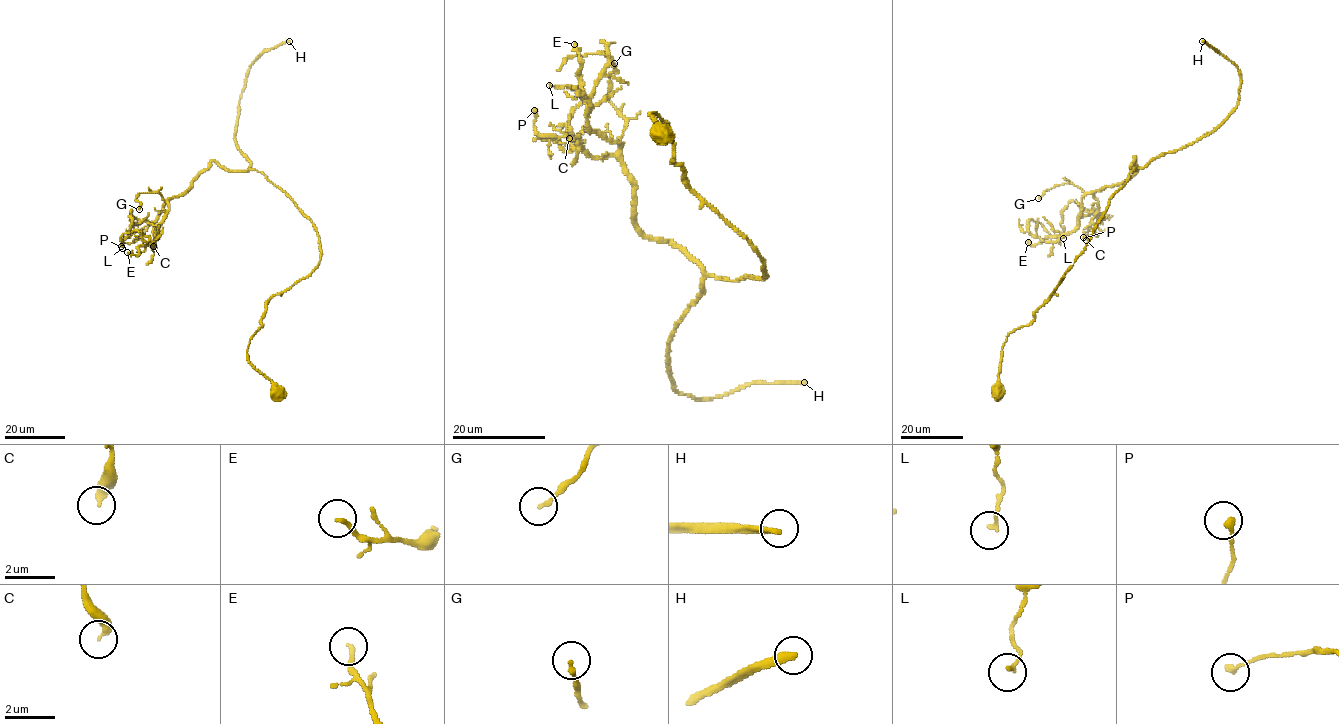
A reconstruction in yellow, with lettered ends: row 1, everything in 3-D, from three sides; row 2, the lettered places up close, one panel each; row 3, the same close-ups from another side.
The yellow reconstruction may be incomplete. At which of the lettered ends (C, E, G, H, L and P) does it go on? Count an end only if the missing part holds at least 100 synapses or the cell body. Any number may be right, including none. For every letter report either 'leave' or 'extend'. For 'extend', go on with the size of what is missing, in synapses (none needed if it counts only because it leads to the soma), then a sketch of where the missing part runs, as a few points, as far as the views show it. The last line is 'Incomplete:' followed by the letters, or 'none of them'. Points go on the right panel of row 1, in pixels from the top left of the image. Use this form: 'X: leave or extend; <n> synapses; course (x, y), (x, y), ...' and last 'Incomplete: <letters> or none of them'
C: leave
E: leave
G: leave
H: extend; 300 synapses
L: leave
P: leave
Incomplete: H

